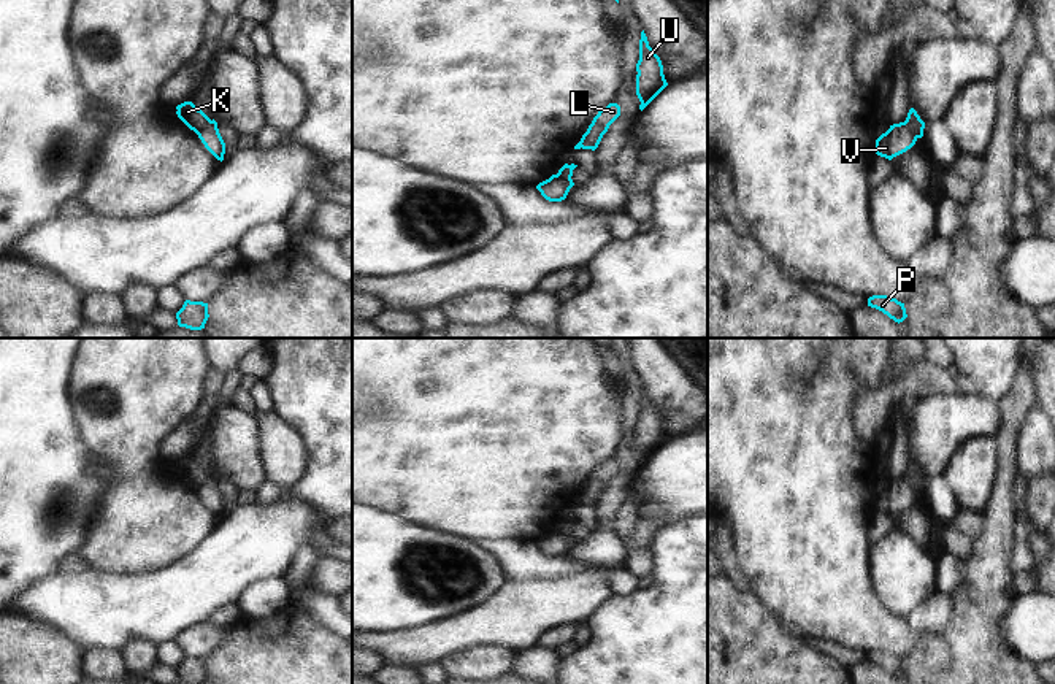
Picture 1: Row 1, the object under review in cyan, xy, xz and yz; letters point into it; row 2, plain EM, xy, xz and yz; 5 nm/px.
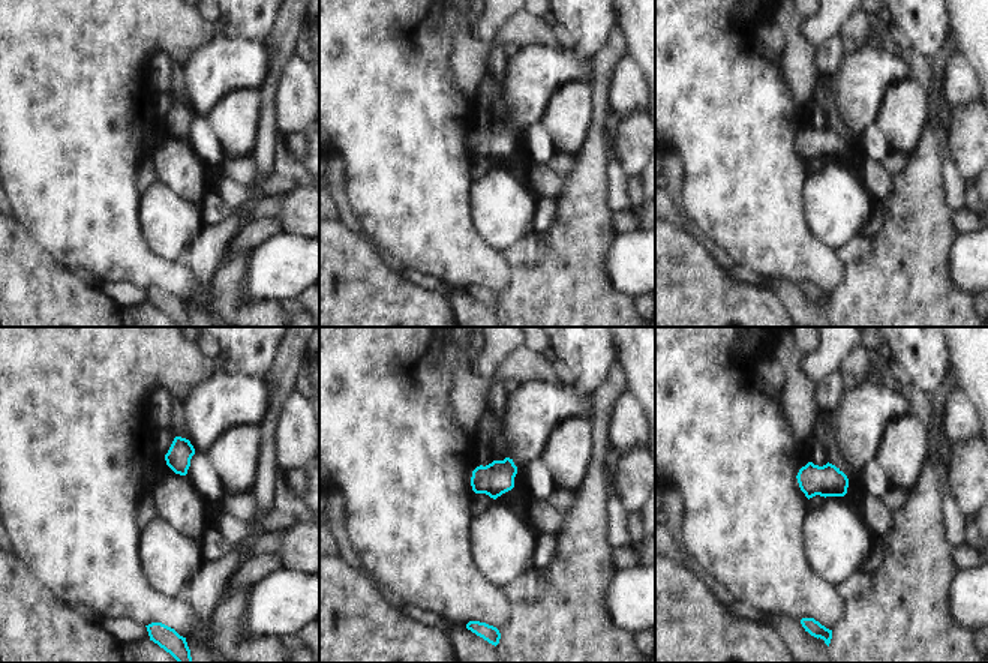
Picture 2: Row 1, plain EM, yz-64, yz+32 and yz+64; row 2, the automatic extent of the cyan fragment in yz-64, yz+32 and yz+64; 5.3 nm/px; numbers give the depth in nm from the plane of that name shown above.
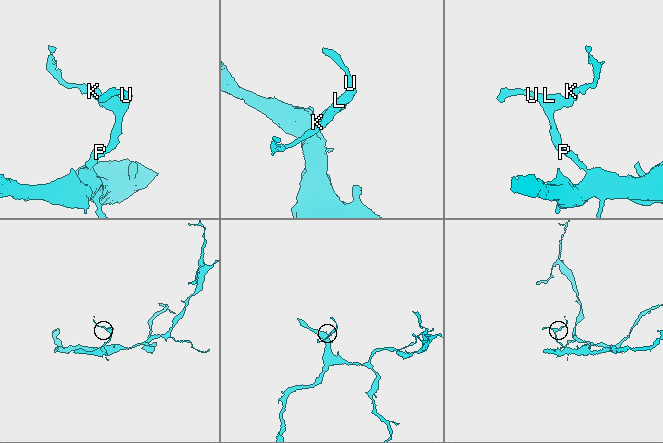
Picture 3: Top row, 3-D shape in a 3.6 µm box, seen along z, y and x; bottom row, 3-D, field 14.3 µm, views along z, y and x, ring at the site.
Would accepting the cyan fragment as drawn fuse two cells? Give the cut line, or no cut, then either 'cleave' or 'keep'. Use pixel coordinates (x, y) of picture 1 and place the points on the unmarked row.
cut yz (905, 476), (916, 494); cleave

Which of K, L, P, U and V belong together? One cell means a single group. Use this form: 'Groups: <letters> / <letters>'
Groups: K / L P U V.

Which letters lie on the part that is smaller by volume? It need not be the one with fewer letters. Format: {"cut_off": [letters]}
{"cut_off": ["K"]}

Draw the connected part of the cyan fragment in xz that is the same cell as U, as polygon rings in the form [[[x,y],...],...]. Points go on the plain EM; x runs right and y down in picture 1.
[[[644,386],[639,395],[636,427],[636,451],[641,457],[639,465],[643,467],[668,441],[662,416],[649,402]]]

